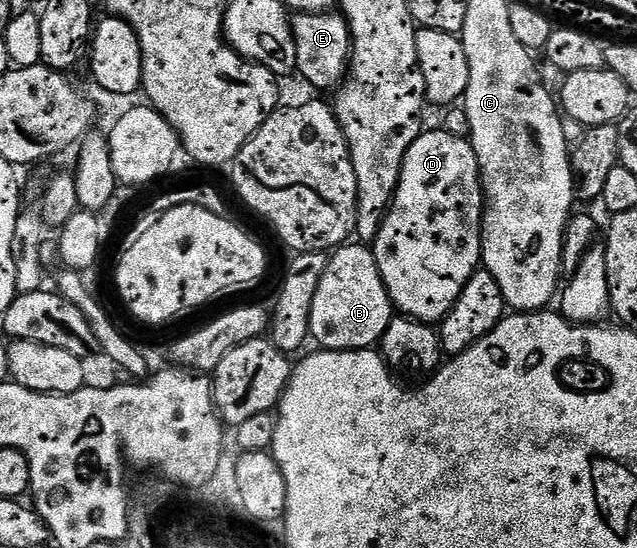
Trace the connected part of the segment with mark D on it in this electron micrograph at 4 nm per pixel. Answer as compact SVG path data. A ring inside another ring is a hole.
M444 128L426 129L407 148L393 202L371 249L383 284L394 307L404 317L439 324L451 312L467 280L482 265L481 216L485 213L485 196L481 189L481 169L468 138L451 136Z

